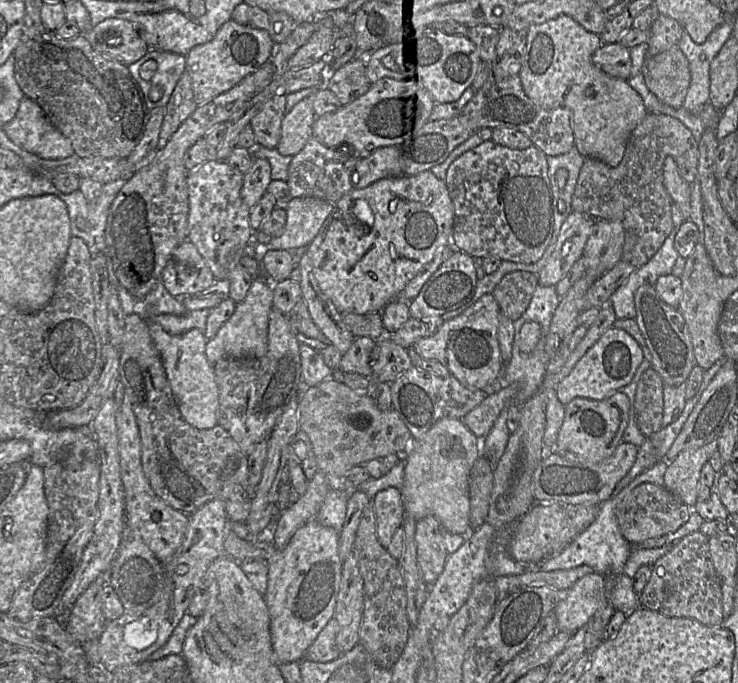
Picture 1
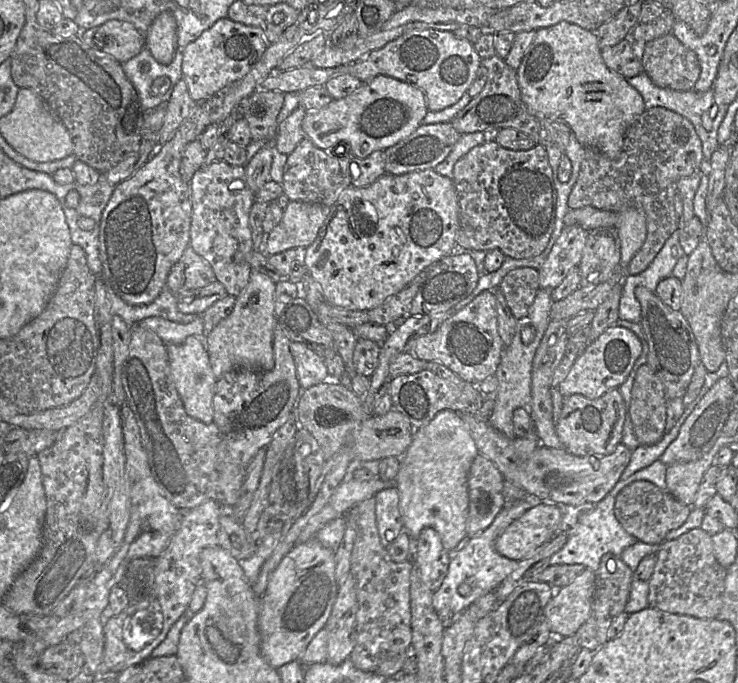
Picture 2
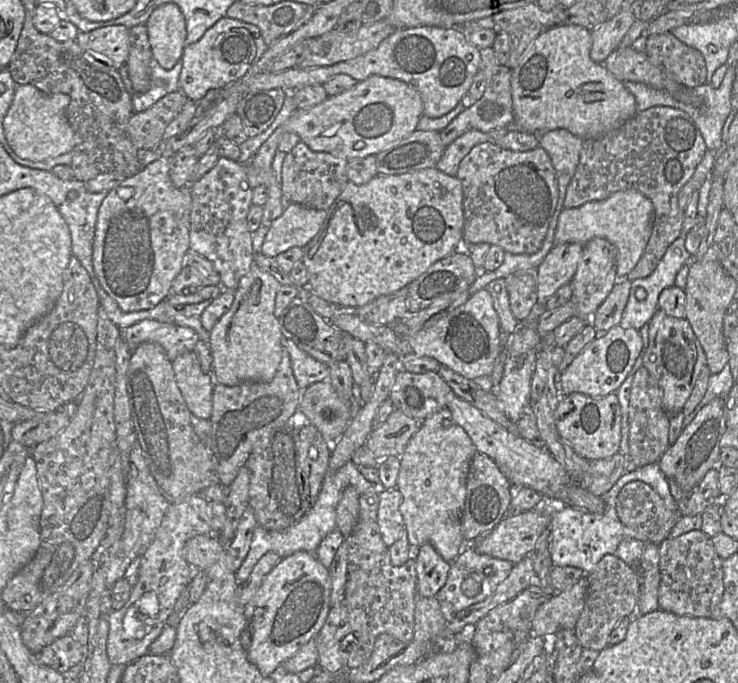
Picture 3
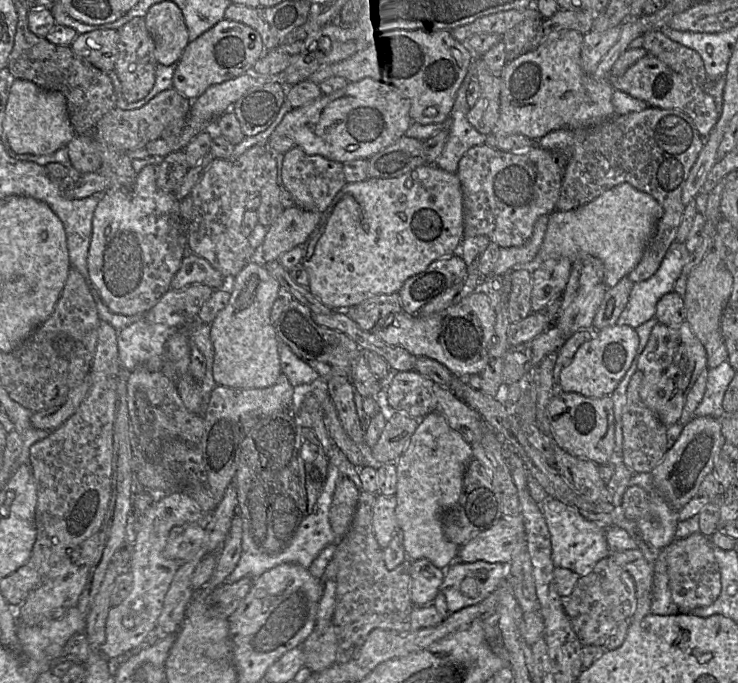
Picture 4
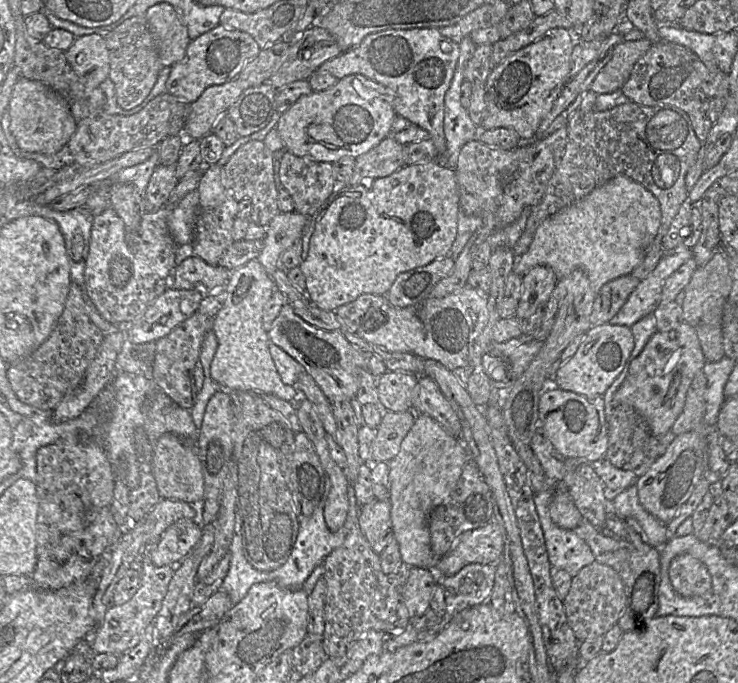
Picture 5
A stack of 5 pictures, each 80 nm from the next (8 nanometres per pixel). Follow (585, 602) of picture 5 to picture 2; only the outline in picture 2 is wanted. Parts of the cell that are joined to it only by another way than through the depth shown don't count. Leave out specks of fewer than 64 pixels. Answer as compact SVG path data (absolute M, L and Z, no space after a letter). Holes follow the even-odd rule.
M611 553L605 554L600 561L599 568L595 573L595 591L591 605L589 618L580 626L574 634L579 646L592 652L608 641L608 629L613 619L624 612L627 604L634 572L621 560L620 557Z

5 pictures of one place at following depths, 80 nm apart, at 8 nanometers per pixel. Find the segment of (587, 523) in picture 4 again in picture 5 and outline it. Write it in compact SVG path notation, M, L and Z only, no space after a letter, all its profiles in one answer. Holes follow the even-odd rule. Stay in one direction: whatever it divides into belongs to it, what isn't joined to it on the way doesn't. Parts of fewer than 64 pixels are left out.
M554 490L534 494L548 559L552 567L565 570L574 577L583 567L595 561L595 558L590 547L574 530L562 529L553 523L549 513L553 497Z

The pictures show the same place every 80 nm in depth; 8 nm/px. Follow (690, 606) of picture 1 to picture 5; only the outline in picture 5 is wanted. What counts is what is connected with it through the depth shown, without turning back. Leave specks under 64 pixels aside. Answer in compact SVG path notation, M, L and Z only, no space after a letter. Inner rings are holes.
M681 554L669 565L673 589L683 597L701 596L711 590L712 579L706 566L689 554Z

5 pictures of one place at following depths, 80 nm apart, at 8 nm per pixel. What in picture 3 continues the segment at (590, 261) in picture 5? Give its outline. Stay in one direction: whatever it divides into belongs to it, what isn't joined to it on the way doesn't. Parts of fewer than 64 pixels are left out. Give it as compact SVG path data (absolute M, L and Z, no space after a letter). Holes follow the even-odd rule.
M634 189L617 191L601 201L591 201L576 208L563 208L558 217L554 245L586 244L593 238L604 238L617 249L616 279L627 275L641 258L652 232L654 208L651 200Z

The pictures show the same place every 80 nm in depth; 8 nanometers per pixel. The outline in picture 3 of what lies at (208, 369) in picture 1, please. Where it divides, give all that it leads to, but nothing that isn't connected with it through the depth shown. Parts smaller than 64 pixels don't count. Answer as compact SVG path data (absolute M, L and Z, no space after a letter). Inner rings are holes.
M183 353L171 364L176 383L189 411L198 418L209 419L212 414L214 384L210 374L202 371L196 353Z

